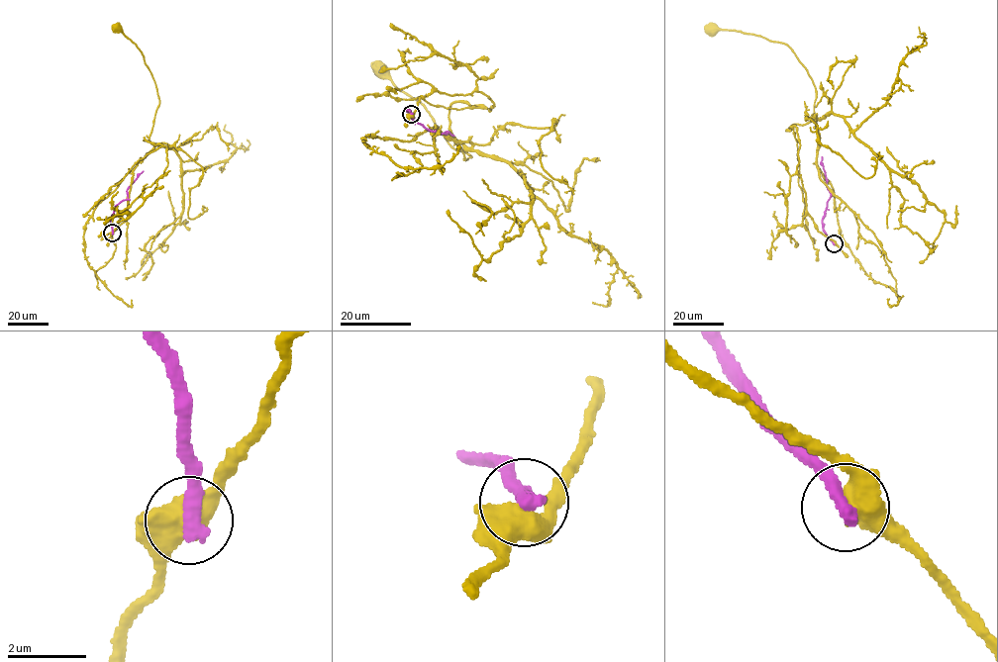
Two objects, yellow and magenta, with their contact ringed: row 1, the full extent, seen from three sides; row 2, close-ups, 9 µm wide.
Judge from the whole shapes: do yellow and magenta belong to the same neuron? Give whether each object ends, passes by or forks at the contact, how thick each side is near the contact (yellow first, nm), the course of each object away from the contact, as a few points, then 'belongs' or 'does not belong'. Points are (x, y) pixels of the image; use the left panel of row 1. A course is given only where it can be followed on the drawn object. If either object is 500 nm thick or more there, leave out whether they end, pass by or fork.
calibres 500 and 440 nm; course yellow (112, 233), (122, 214), (167, 165), (166, 148), (144, 141), (159, 105), (156, 85), (140, 49), (117, 28); course magenta (112, 233), (110, 220), (113, 209), (127, 198), (128, 188), (143, 171); does not belong

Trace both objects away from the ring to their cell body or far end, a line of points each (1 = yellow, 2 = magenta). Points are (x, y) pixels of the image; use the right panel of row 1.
1: (834, 243), (806, 210), (799, 139), (796, 127), (786, 131), (814, 117), (807, 69), (785, 45), (711, 30)
2: (834, 243), (825, 232), (822, 222), (831, 195), (822, 156)

